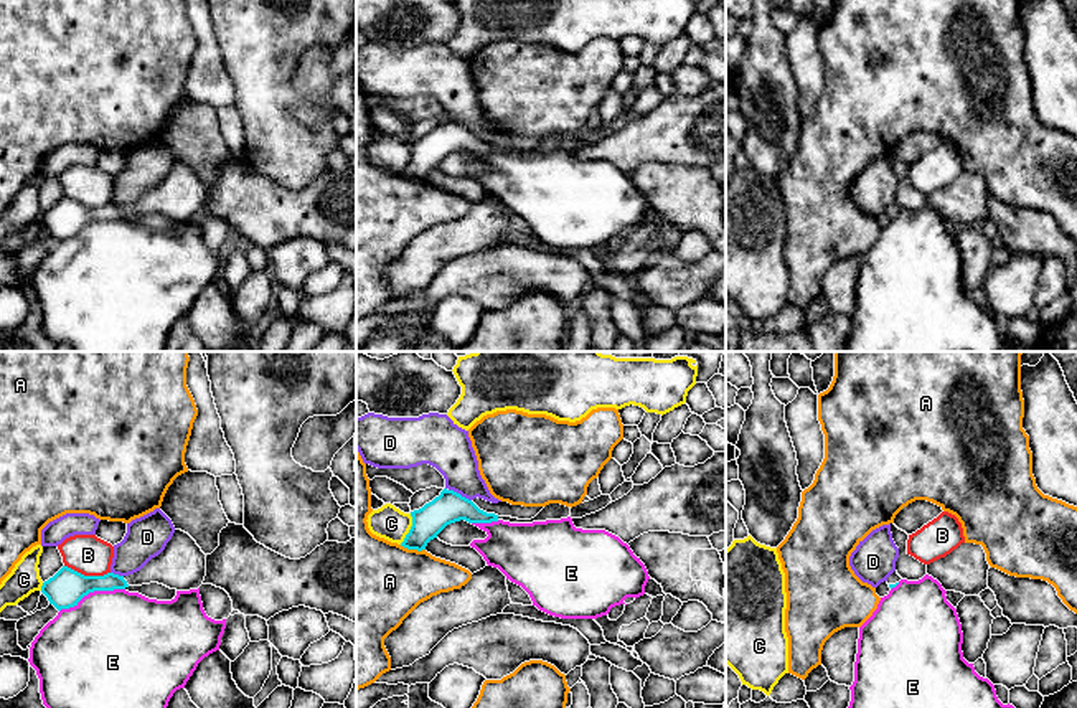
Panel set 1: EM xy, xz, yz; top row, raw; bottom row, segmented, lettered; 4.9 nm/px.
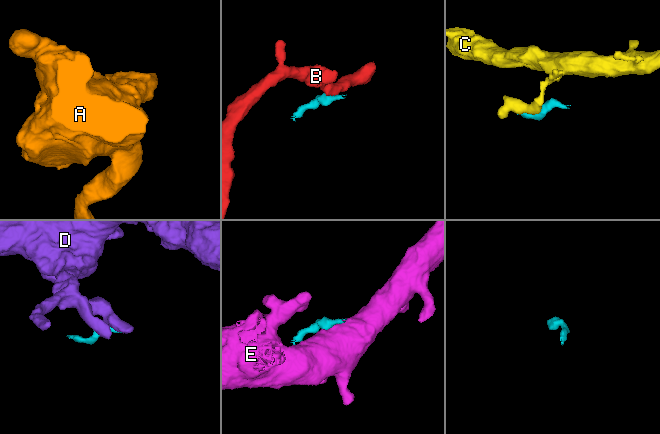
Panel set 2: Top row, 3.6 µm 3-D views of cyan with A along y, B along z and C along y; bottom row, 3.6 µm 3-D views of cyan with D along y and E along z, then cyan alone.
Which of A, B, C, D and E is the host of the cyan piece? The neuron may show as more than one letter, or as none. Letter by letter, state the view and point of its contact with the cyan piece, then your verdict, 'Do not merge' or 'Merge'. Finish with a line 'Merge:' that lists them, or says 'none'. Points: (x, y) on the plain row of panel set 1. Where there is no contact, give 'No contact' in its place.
A: Touches cyan at xz (413, 179). Do not merge
B: Touches cyan at xy (88, 207). Do not merge
C: Touches cyan at xz (411, 159). Do not merge
D: Touches cyan at xz (459, 124). Do not merge
E: Touches cyan at xy (91, 221). Do not merge
Merge: none

